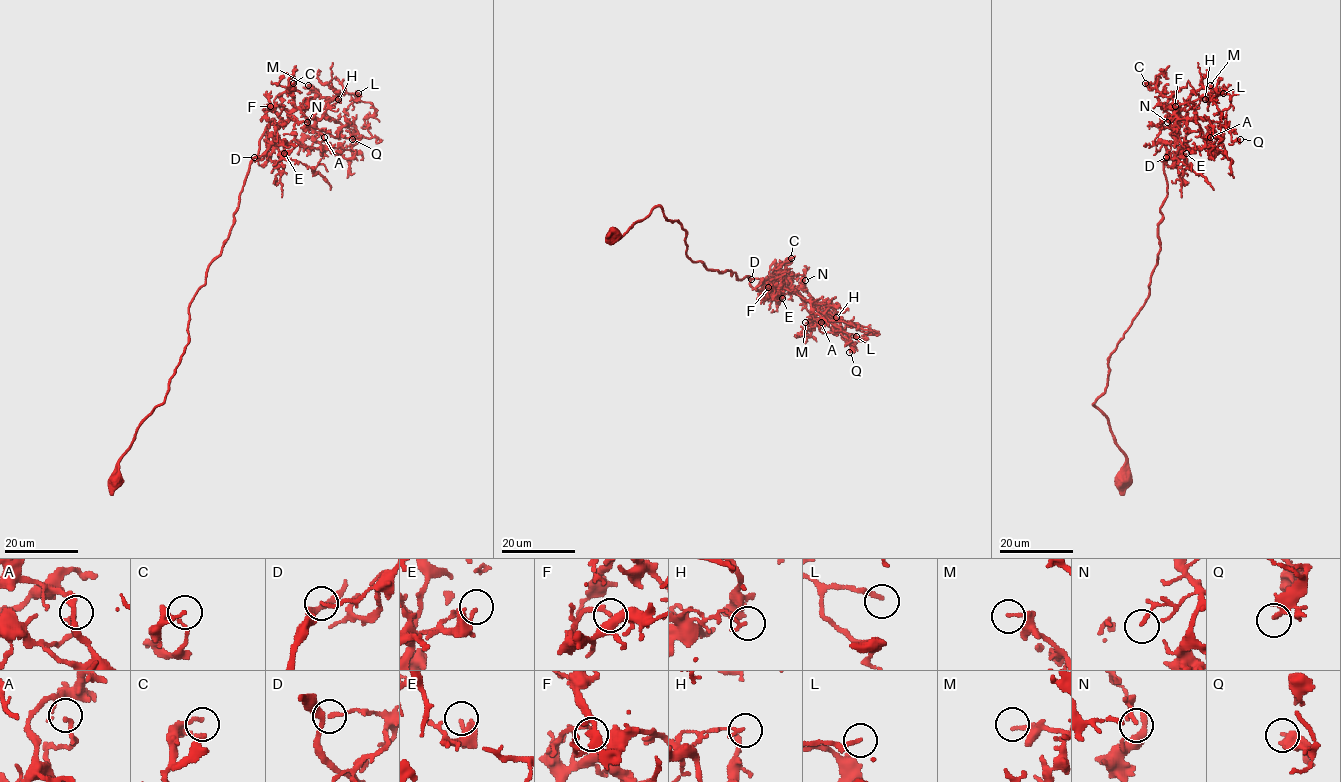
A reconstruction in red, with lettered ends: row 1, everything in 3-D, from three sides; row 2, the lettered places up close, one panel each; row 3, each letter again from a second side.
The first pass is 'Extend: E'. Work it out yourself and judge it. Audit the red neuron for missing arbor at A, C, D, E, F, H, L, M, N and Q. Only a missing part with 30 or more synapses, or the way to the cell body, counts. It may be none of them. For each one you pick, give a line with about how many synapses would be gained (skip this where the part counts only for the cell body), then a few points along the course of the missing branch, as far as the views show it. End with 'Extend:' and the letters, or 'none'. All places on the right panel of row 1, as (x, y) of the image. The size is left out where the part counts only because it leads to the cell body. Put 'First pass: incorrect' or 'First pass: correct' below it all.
L: Roughly 60 synapses. Course of what is missing: (1223, 93), (1207, 77), (1202, 78), (1204, 88)
Extend: L
First pass: incorrect

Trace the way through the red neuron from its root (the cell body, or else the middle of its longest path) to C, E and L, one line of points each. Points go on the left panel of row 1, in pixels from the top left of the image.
C: (115, 478), (138, 426), (164, 401), (188, 342), (189, 305), (228, 237), (259, 139), (295, 107), (293, 83)
E: (115, 478), (138, 426), (164, 401), (188, 342), (189, 305), (228, 237), (249, 162), (272, 142), (284, 153)
L: (115, 478), (138, 426), (164, 401), (188, 342), (189, 305), (228, 237), (264, 130), (313, 97), (358, 93)

